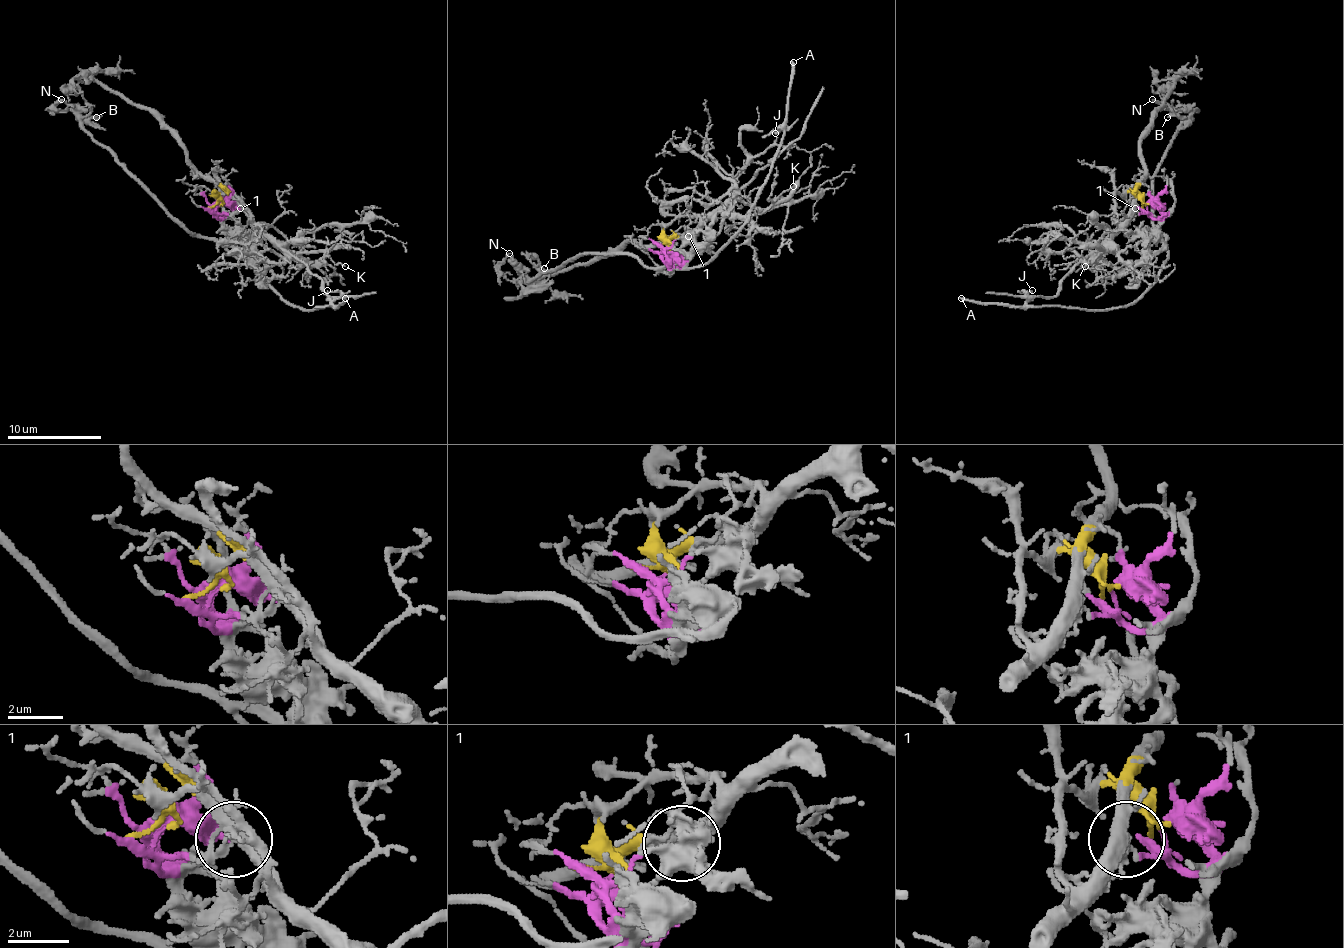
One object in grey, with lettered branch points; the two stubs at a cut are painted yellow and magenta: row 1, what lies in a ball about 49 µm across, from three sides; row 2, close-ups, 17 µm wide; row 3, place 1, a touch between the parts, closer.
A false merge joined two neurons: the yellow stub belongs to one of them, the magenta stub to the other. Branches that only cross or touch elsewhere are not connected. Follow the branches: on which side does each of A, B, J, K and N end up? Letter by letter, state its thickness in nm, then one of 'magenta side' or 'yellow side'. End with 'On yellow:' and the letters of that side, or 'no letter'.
A: 220 nm | magenta side
B: 160 nm | magenta side
J: 130 nm | magenta side
K: 90 nm | yellow side
N: 140 nm | magenta side
On yellow: K

